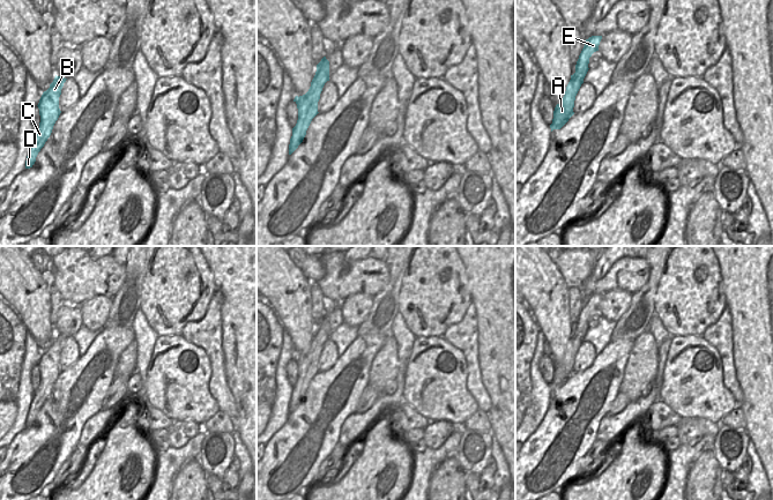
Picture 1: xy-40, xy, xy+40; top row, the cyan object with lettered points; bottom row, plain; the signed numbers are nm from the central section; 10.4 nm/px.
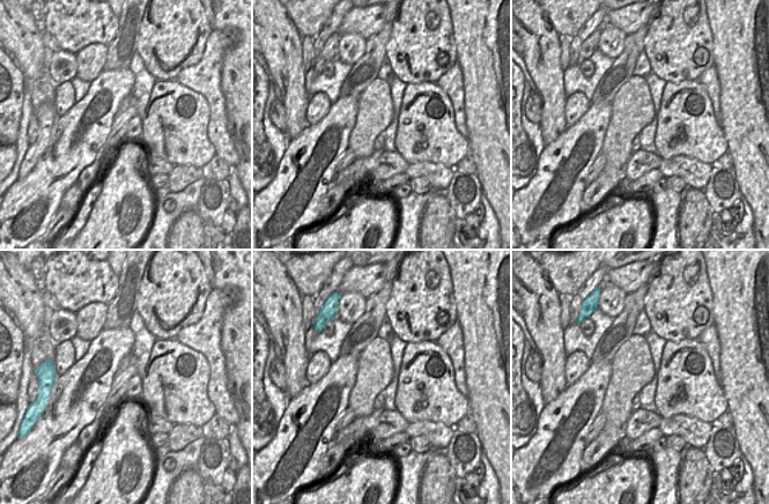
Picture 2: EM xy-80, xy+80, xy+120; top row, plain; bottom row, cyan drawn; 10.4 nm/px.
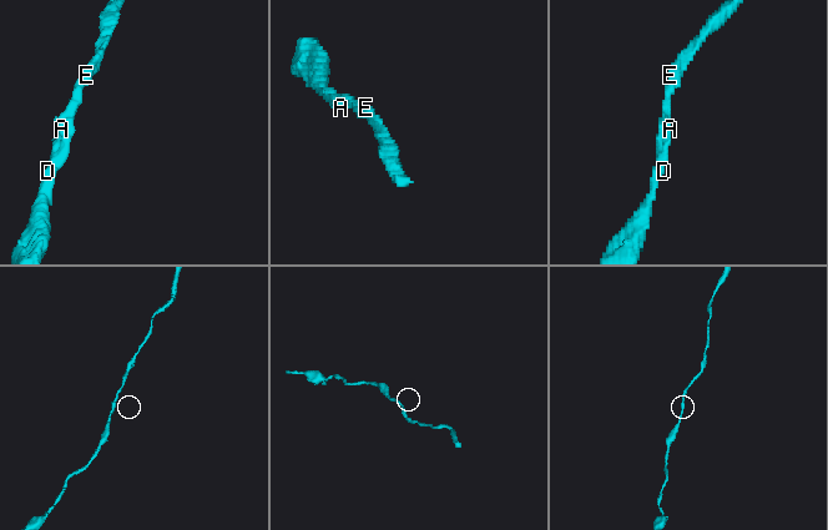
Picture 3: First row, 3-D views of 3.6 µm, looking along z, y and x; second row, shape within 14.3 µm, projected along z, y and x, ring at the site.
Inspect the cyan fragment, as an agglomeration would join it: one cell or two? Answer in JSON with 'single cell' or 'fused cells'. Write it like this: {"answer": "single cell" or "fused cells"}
{"answer": "single cell"}

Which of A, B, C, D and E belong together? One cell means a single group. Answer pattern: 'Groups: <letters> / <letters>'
Groups: A B C D E.

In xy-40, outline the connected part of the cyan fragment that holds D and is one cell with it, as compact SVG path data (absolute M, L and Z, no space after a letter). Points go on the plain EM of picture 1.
M55 334L50 346L43 351L39 358L37 365L39 367L40 381L39 387L34 391L34 398L25 419L25 427L32 426L35 423L38 411L50 396L53 385L61 372L59 367L59 356L66 338L65 336Z

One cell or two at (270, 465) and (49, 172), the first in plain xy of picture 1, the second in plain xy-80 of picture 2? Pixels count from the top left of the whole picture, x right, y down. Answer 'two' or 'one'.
one

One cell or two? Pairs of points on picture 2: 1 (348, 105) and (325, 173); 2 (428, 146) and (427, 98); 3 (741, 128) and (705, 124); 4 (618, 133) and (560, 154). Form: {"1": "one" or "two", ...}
{"1": "one", "2": "one", "3": "two", "4": "two"}

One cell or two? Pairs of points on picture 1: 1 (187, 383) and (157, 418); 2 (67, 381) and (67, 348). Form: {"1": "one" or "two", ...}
{"1": "two", "2": "two"}

